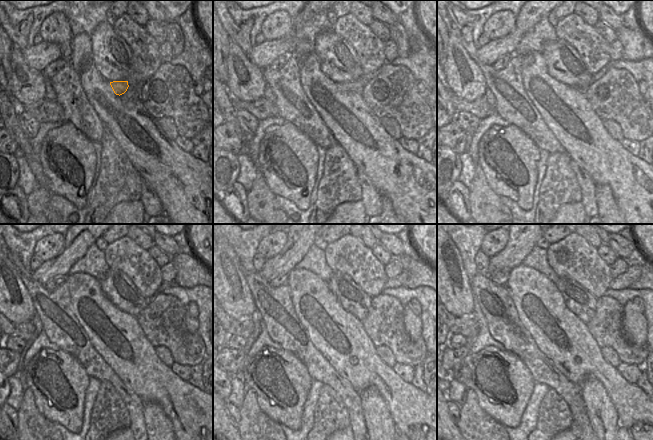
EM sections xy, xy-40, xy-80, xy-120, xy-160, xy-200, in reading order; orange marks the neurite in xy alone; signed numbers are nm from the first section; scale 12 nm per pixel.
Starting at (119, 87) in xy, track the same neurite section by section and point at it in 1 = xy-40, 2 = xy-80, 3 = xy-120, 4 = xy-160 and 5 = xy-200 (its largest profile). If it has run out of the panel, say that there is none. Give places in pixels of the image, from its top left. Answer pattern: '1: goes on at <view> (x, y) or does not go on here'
1: goes on at xy-40 (357, 85)
2: goes on at xy-80 (598, 75)
3: goes on at xy-120 (164, 285)
4: goes on at xy-160 (398, 281)
5: goes on at xy-200 (623, 281)

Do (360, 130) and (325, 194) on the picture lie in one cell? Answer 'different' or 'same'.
different

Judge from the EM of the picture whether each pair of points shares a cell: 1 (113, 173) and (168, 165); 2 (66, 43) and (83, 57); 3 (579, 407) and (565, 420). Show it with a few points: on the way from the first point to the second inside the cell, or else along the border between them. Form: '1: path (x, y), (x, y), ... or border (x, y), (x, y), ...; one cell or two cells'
1: border (123, 150), (141, 177); two cells
2: border (73, 37), (72, 53), (69, 59); two cells
3: border (568, 406), (572, 418), (570, 428); two cells

